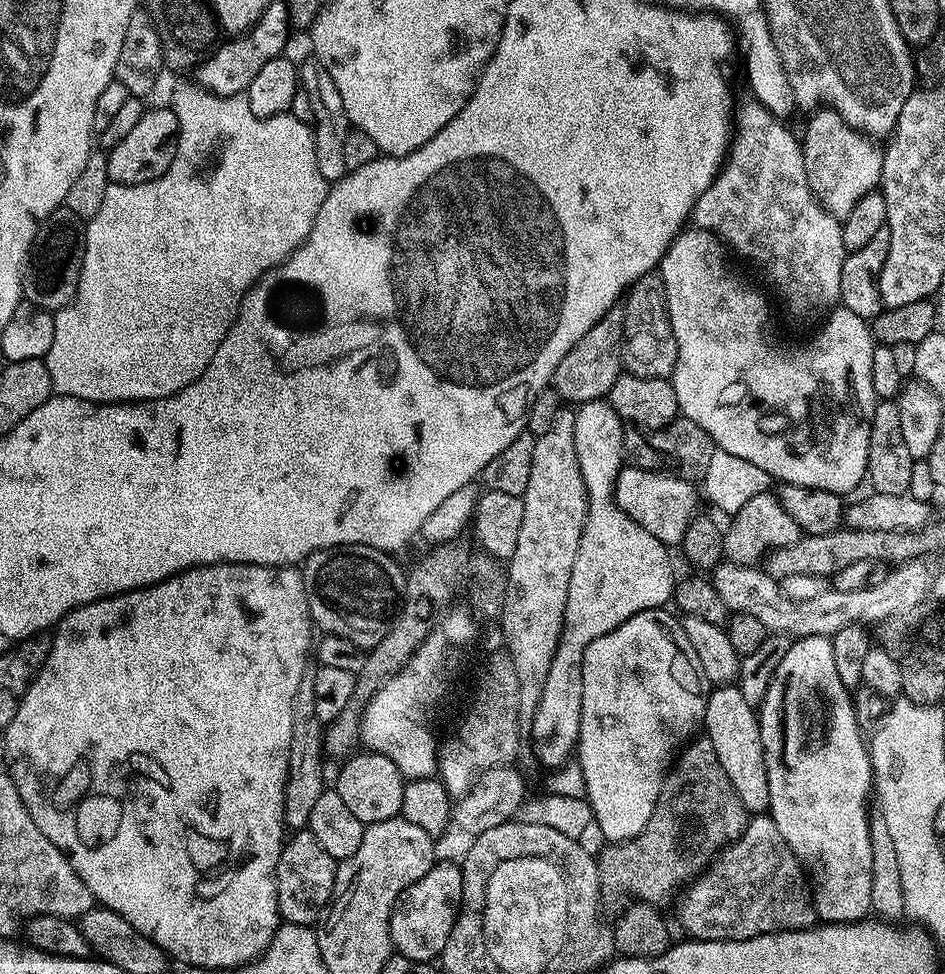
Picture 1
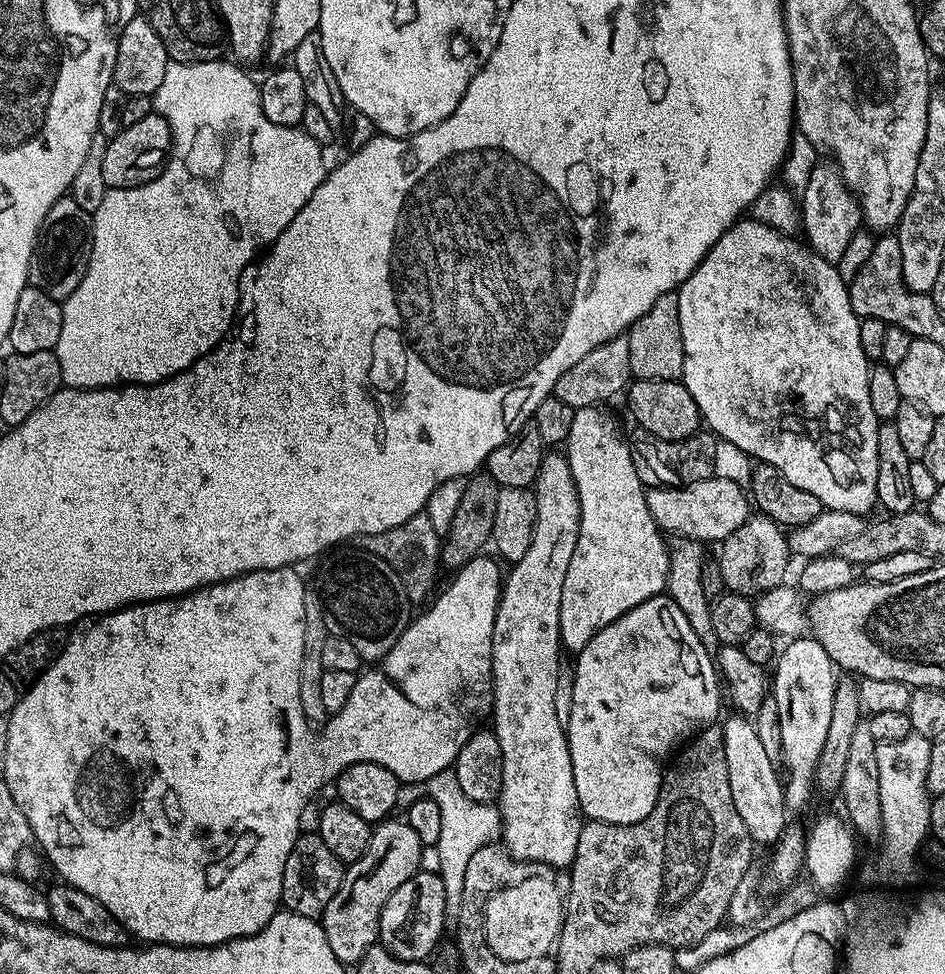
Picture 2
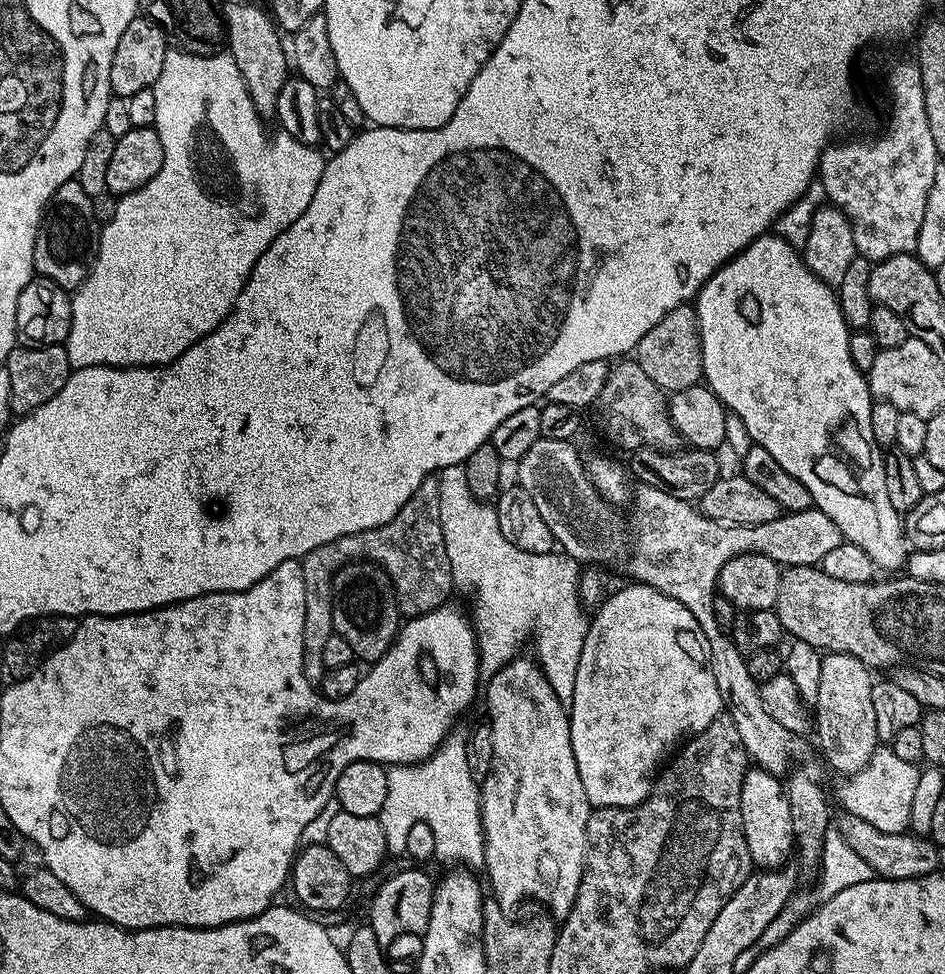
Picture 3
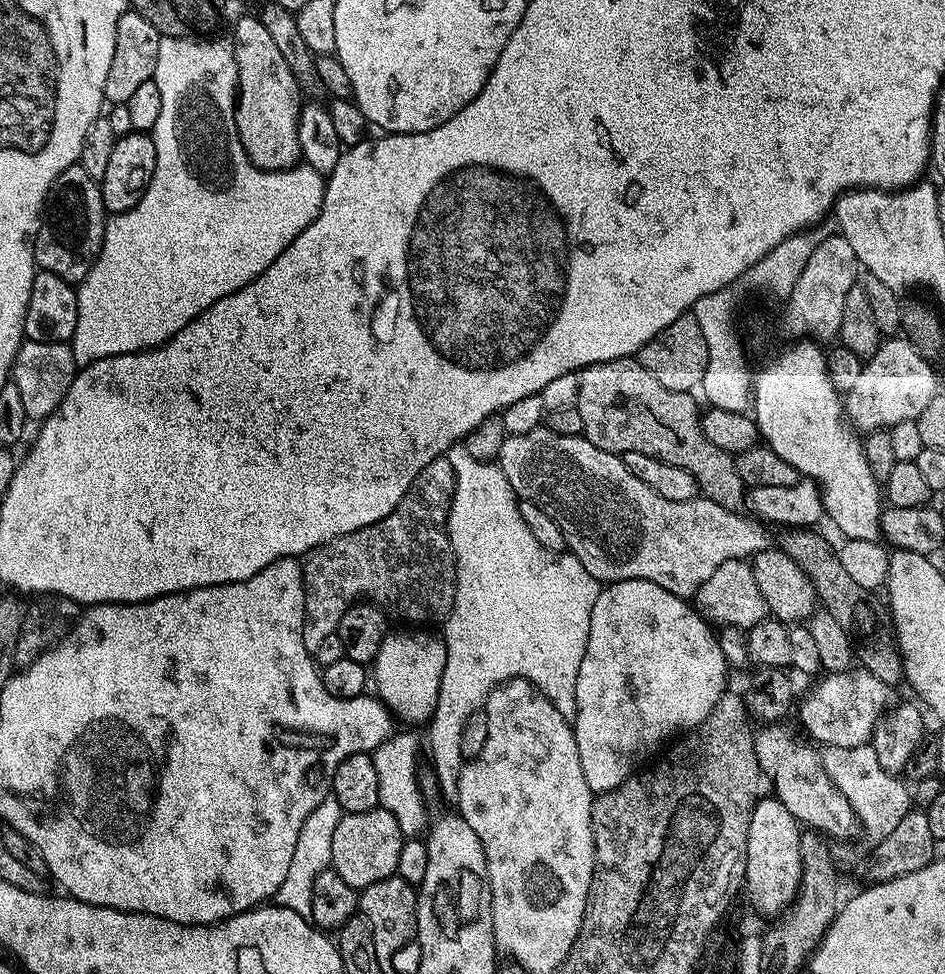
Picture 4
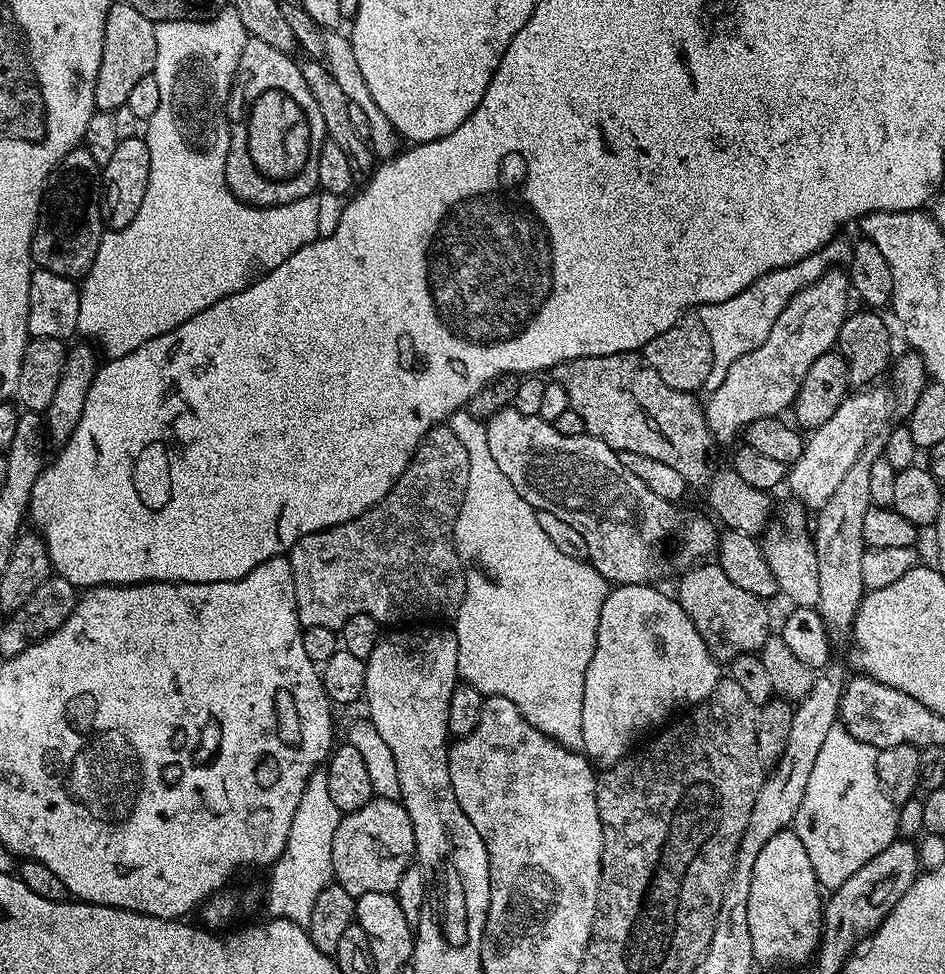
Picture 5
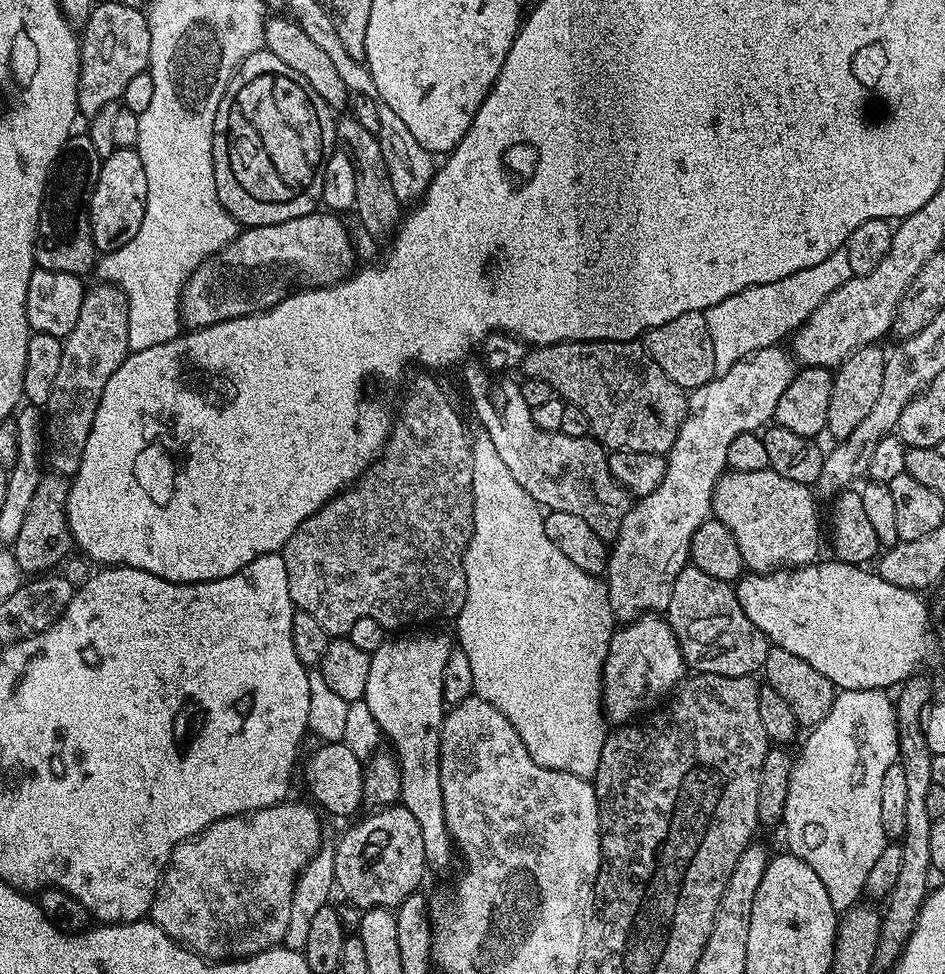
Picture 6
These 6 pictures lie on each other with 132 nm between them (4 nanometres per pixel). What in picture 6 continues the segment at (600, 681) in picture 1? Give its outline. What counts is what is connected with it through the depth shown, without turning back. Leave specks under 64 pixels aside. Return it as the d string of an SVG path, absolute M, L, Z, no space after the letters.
M660 614L638 616L617 627L612 633L604 663L602 711L613 725L619 726L631 721L655 709L685 676L686 665L682 650L667 619Z

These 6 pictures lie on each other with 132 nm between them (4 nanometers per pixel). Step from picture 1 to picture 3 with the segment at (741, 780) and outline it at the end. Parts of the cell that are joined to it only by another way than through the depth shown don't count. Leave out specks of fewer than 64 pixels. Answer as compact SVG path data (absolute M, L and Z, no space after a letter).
M749 767L742 782L742 830L746 834L746 846L757 869L782 868L789 863L788 851L793 851L790 802L781 777L765 768Z

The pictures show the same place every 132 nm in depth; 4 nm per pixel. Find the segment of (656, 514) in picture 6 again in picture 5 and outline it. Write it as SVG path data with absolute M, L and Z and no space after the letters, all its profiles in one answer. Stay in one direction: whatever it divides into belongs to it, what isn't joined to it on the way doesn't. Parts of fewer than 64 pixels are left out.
M837 266L822 274L818 282L798 290L798 294L786 302L786 310L778 314L778 322L774 322L774 330L770 330L766 342L762 342L758 350L742 354L742 358L726 370L722 384L710 392L704 404L704 417L708 419L713 441L728 444L735 436L737 439L750 422L763 416L780 416L791 409L810 365L821 354L837 347L840 327L850 311L848 296L849 273Z

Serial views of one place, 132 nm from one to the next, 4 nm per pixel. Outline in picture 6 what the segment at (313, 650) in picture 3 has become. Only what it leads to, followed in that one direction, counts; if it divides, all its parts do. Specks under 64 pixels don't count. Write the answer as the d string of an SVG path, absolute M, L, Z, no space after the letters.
M420 374L412 380L408 393L400 408L400 418L391 425L384 451L378 459L364 472L355 484L344 489L343 492L332 497L317 512L310 514L294 530L294 534L287 540L282 549L286 562L286 578L290 586L290 598L299 611L311 614L328 631L329 637L340 638L348 633L350 626L358 622L358 618L374 618L385 630L400 630L405 626L420 626L423 620L432 620L436 615L455 618L459 616L462 606L466 602L466 570L464 569L464 551L472 533L472 522L469 519L469 476L471 465L468 451L472 449L469 429L464 429L460 416L454 405L448 401L444 388L435 380L435 375Z

